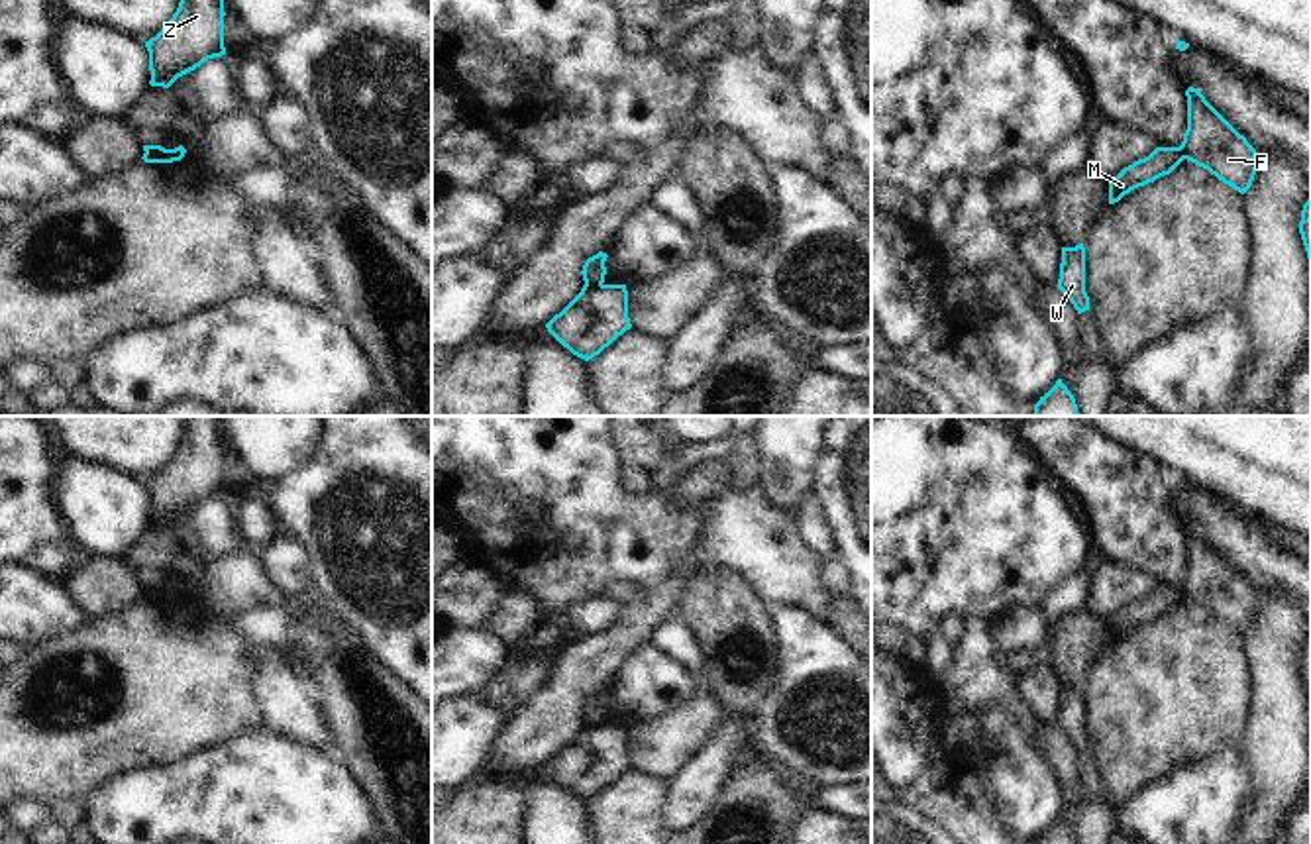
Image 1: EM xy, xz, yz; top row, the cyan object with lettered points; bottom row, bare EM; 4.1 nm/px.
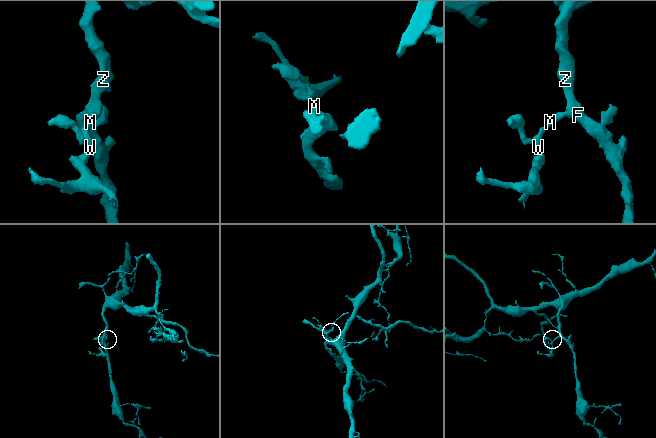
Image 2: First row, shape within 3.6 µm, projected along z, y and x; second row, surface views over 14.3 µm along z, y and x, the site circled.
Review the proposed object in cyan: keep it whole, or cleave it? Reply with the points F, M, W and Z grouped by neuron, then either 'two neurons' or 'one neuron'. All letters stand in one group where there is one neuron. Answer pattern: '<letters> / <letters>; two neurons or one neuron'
F Z / M W; two neurons

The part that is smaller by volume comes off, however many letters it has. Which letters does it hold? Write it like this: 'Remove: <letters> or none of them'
Remove: M, W.

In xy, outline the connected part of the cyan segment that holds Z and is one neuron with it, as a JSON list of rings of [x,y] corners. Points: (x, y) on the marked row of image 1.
[[[181,0],[169,24],[149,41],[151,86],[169,88],[204,61],[226,55],[224,0]]]

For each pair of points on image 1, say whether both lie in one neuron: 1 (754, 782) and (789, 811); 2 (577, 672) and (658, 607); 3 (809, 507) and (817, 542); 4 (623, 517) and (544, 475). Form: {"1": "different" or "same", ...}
{"1": "same", "2": "same", "3": "same", "4": "same"}

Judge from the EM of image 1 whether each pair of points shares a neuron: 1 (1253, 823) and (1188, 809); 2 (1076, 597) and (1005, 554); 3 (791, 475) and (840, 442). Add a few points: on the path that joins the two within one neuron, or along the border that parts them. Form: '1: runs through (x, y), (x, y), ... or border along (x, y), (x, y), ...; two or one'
1: border along (1249, 774), (1255, 791), (1235, 823); two
2: border along (1088, 570), (1078, 570), (1066, 578), (1041, 603); two
3: border along (825, 436), (813, 470), (811, 491); two

